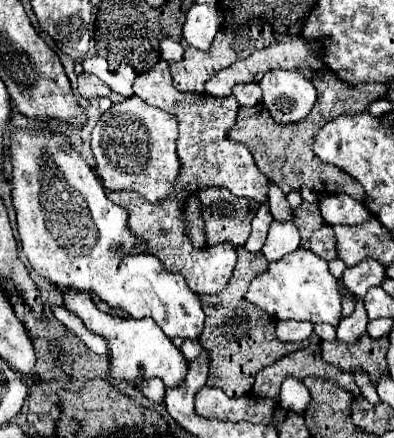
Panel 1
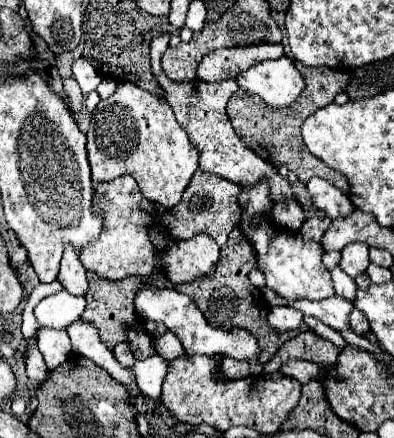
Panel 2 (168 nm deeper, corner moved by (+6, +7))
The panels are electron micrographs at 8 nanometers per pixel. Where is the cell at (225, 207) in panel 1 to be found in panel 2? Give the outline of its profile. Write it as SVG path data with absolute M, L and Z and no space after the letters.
M197 169L181 201L163 215L163 223L167 225L173 239L191 239L197 233L209 233L217 241L217 245L223 247L227 243L227 235L241 223L241 207L237 203L237 193L239 187L233 181Z

